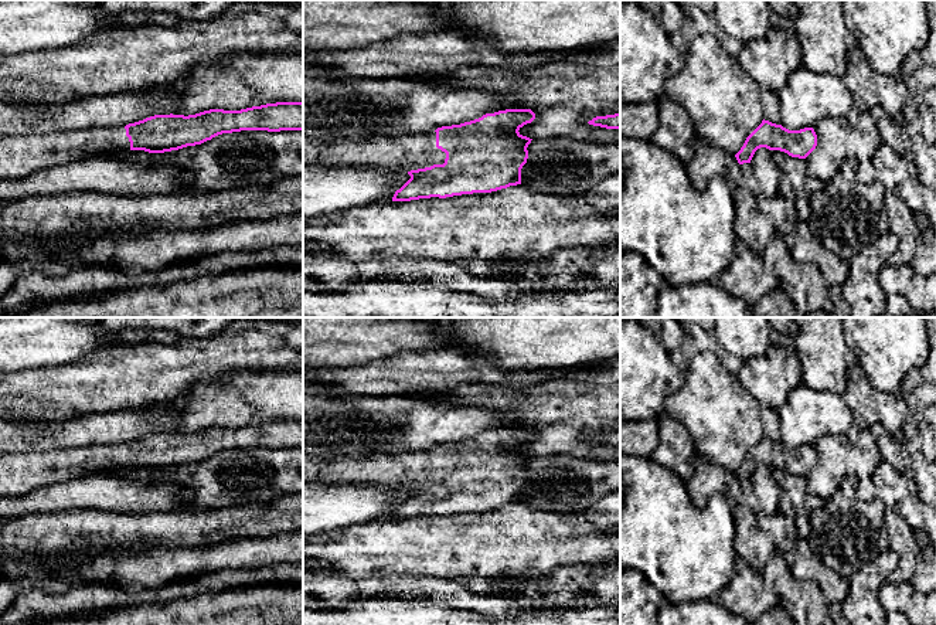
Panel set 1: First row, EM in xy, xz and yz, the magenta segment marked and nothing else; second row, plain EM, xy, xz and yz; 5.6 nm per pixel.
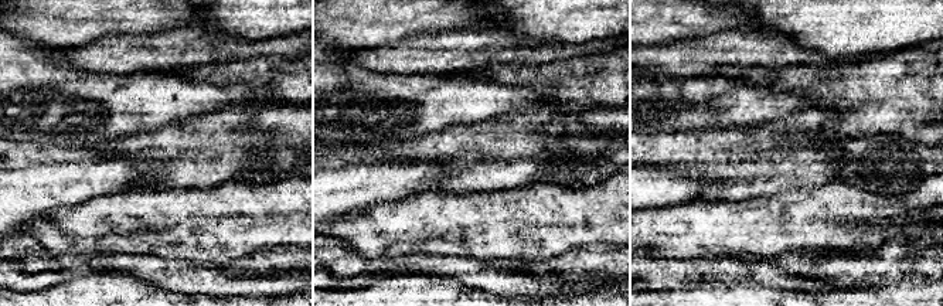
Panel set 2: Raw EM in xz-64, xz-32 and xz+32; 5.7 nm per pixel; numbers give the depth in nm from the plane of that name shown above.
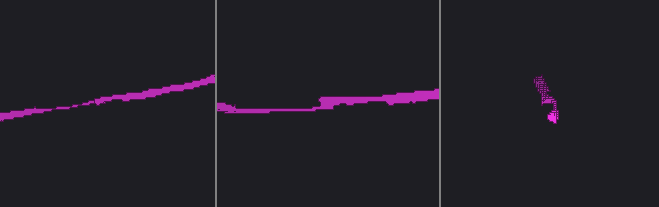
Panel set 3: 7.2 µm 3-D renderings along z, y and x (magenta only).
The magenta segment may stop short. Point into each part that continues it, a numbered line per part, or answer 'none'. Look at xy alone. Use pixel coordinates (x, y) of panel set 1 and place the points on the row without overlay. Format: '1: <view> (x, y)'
1: xy (20, 474)

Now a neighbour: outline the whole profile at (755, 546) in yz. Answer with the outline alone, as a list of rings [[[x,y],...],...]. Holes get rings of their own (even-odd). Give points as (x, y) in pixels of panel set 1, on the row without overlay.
[[[743,503],[732,506],[735,522],[735,550],[746,564],[758,573],[769,563],[776,551],[775,541],[756,520],[756,514]]]

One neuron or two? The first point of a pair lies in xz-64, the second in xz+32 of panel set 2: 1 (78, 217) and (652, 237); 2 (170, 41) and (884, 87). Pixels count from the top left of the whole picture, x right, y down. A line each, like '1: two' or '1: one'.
1: one
2: two

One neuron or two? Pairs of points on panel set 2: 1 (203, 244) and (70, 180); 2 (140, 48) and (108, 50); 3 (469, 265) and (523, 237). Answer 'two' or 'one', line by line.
1: two
2: one
3: two

